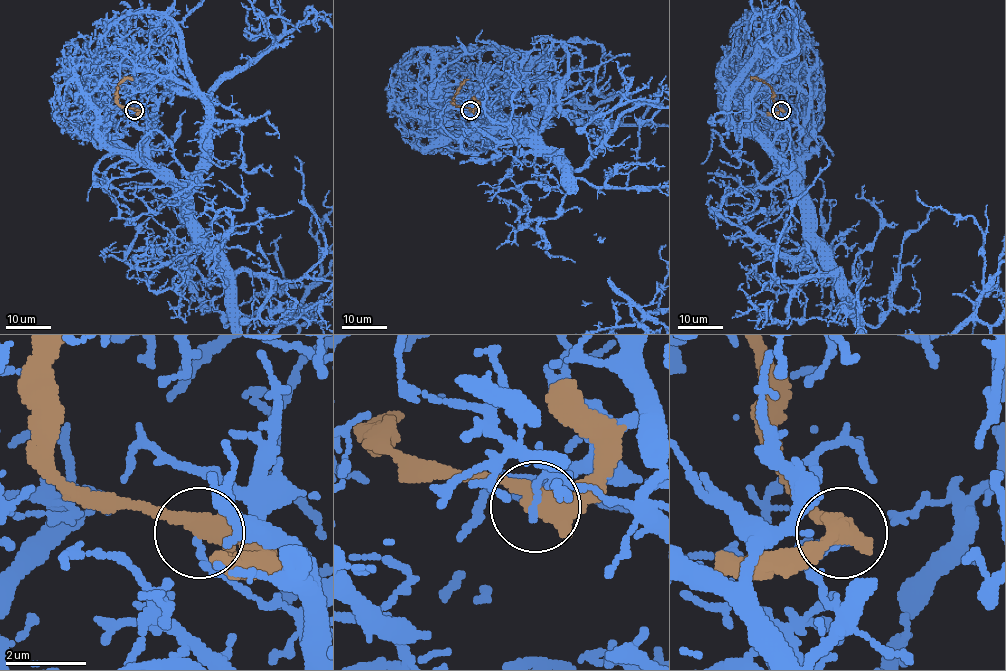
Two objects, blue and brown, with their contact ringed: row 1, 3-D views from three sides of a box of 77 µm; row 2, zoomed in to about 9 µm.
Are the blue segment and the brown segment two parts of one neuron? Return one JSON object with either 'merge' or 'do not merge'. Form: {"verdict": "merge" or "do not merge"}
{"verdict": "do not merge"}

